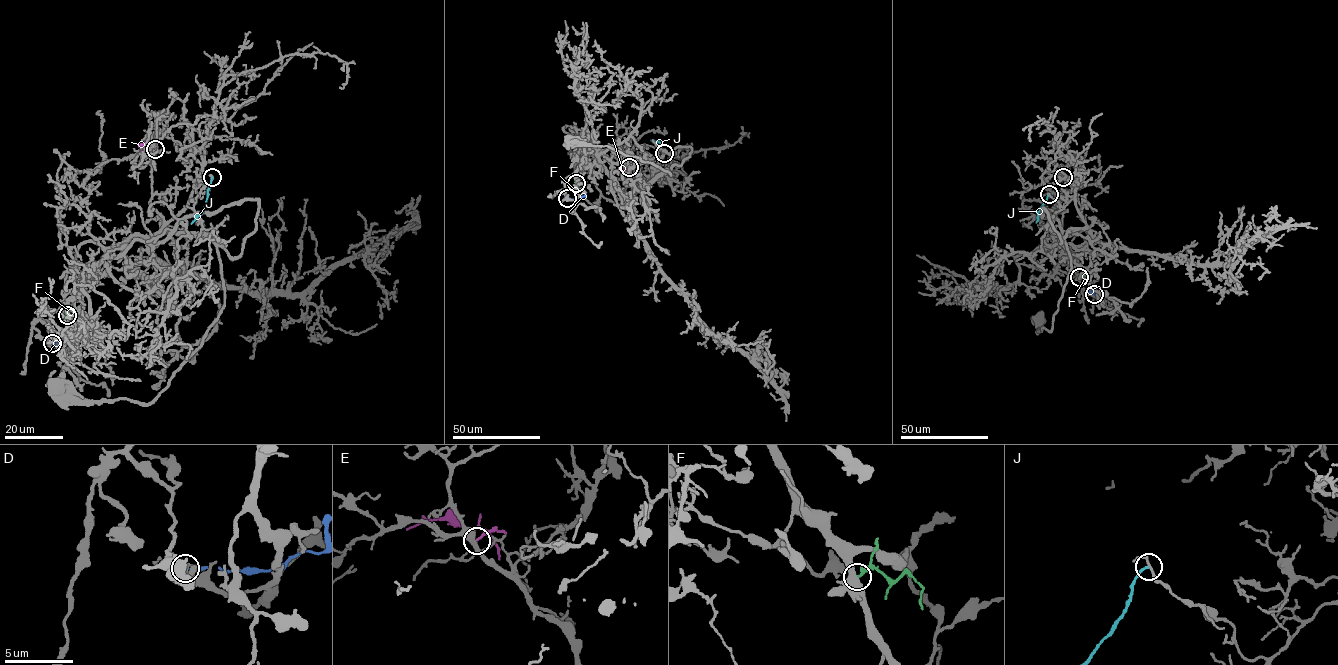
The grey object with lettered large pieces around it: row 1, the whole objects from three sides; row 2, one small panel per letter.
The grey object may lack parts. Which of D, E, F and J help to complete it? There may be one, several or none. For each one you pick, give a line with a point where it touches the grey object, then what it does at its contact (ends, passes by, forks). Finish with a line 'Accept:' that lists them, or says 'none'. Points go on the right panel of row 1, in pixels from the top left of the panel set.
E: contact (1063, 177); it ends
Accept: E

